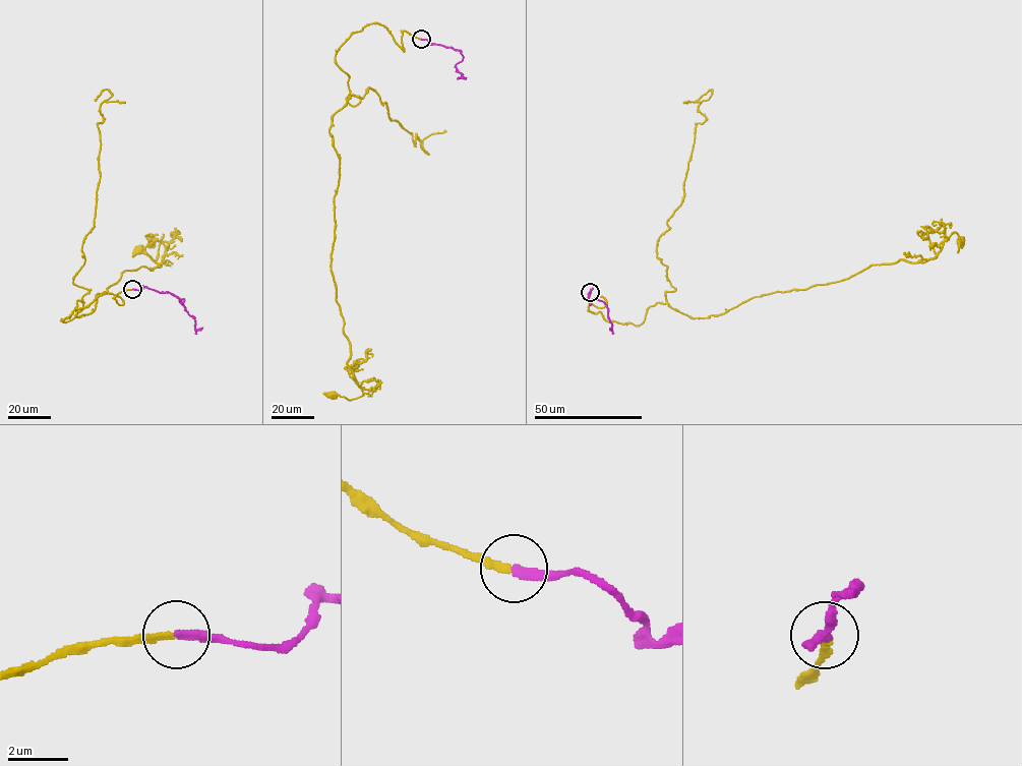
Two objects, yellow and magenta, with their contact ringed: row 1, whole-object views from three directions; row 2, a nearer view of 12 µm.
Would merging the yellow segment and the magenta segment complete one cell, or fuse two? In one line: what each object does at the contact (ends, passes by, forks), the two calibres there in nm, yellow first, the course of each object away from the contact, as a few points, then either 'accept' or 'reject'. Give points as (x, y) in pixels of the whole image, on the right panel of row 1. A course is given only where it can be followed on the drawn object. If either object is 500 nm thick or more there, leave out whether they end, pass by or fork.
yellow ends; magenta ends; calibres 220 and 280 nm; course yellow (590, 292), (610, 321), (640, 326), (658, 302), (709, 317), (961, 241); course magenta (590, 292), (592, 289), (588, 299), (590, 304), (596, 300), (606, 305), (610, 328); accept

